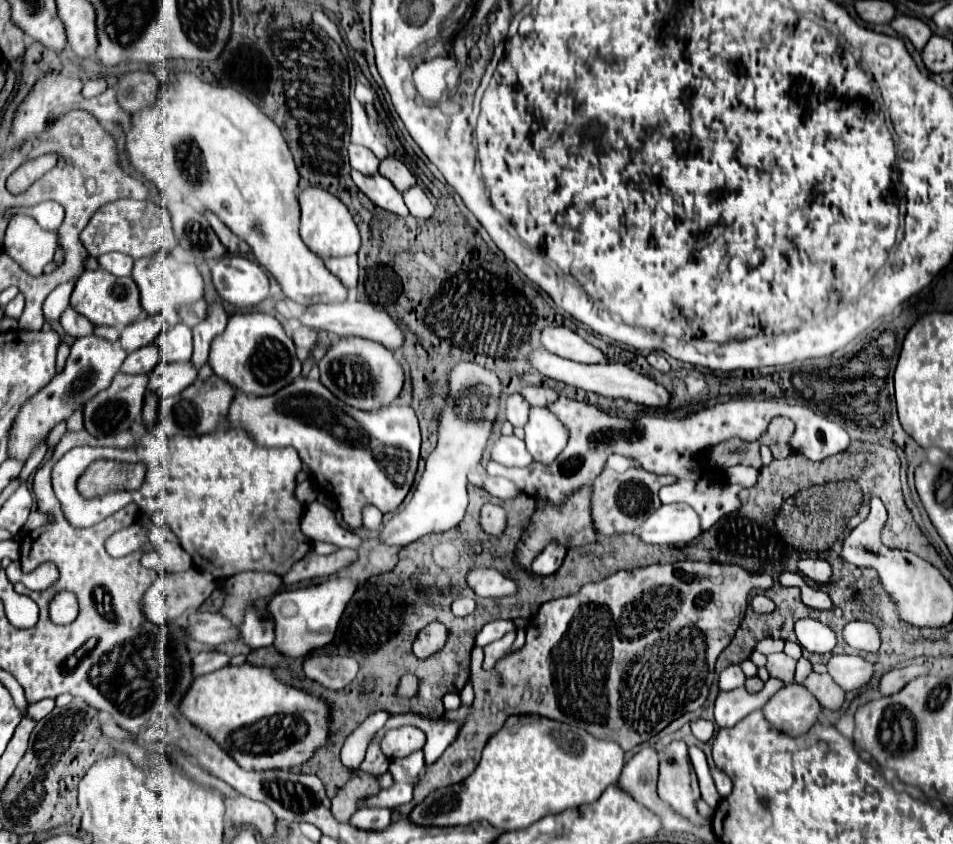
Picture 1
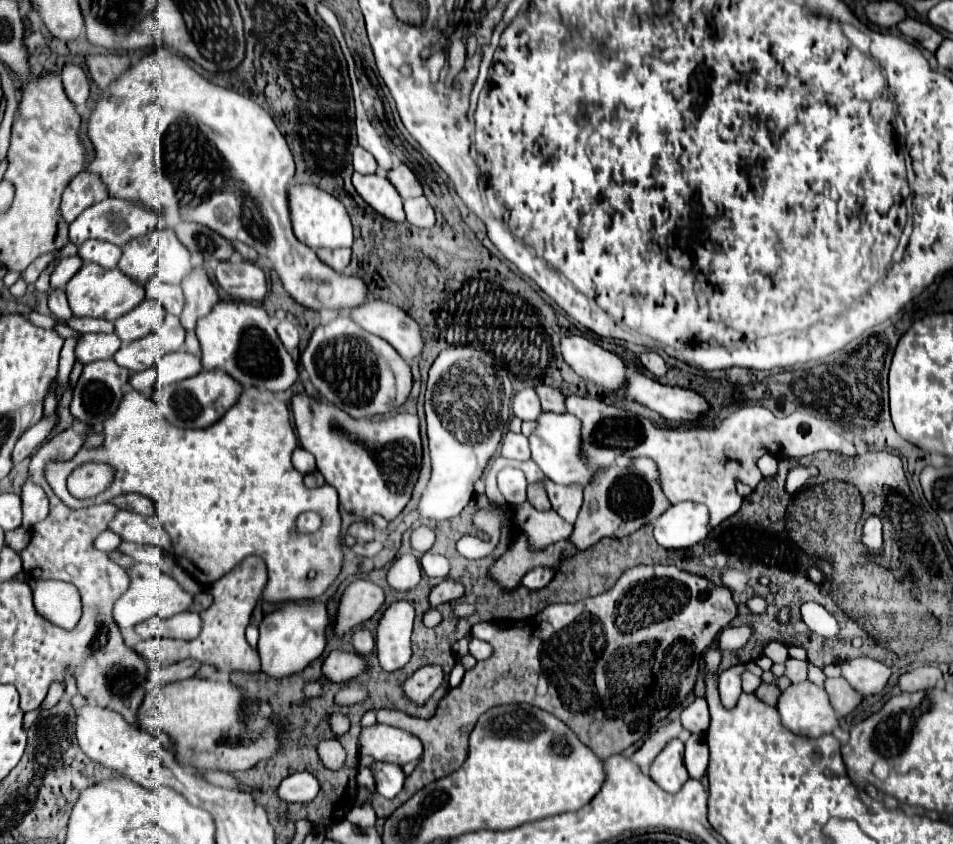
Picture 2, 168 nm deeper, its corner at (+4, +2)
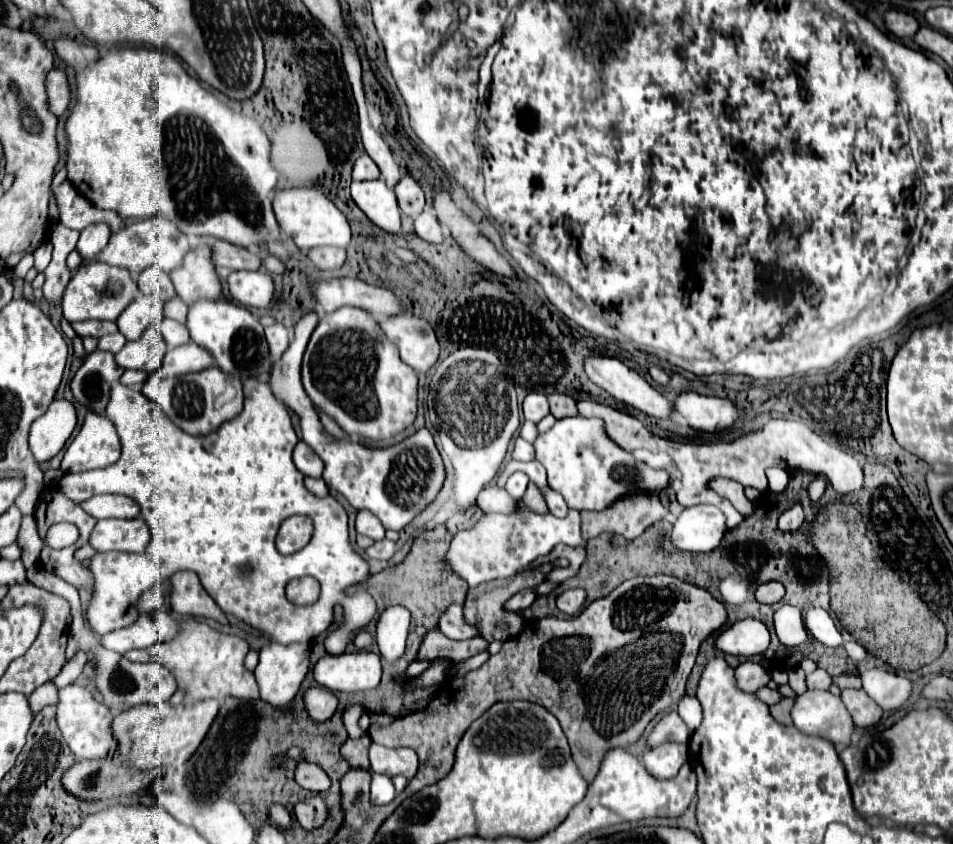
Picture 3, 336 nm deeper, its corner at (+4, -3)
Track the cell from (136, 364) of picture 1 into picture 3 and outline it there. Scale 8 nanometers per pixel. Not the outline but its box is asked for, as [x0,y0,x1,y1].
[116,327,166,373]

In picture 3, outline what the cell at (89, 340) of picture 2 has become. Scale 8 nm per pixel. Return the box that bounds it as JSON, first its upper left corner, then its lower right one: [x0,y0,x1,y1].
[98,333,126,353]

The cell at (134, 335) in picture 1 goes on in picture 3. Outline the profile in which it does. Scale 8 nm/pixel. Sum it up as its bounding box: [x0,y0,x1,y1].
[116,295,162,341]

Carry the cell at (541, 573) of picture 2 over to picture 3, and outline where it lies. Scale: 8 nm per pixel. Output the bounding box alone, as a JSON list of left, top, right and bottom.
[504,591,536,613]

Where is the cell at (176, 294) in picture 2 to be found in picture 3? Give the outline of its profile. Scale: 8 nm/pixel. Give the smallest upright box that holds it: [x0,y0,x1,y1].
[138,265,176,299]

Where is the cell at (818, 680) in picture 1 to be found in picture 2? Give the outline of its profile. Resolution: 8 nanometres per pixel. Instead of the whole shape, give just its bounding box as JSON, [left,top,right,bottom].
[824,678,862,716]

